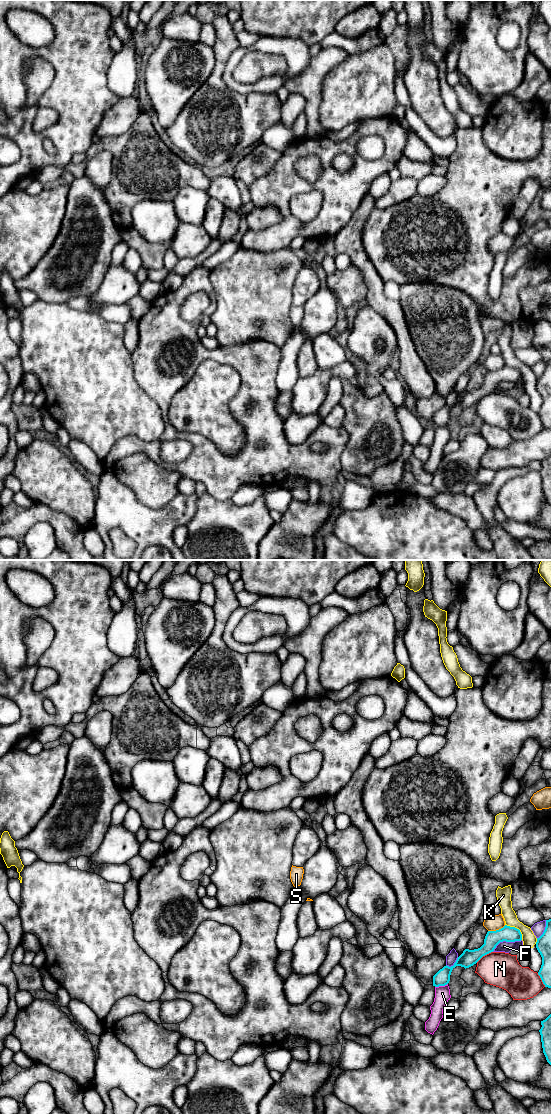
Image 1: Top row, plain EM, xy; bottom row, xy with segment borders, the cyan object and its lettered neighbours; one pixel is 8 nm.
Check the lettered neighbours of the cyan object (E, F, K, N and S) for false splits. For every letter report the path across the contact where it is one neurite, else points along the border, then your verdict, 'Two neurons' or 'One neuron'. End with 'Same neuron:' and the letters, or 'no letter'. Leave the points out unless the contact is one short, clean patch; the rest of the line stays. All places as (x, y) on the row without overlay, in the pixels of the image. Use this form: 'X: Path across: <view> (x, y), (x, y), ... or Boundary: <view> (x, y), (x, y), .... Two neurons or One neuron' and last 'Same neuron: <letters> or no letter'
E: Boundary: xy (447, 423), (435, 427). Two neurons
F: Two neurons
K: Boundary: xy (505, 364), (516, 367), (522, 379). Two neurons
N: Two neurons
S: Boundary: xy (505, 365), (488, 371). Two neurons
Same neuron: no letter

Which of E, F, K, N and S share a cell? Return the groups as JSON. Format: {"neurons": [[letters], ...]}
{"neurons": [["E"], ["F"], ["K"], ["N"], ["S"]]}

